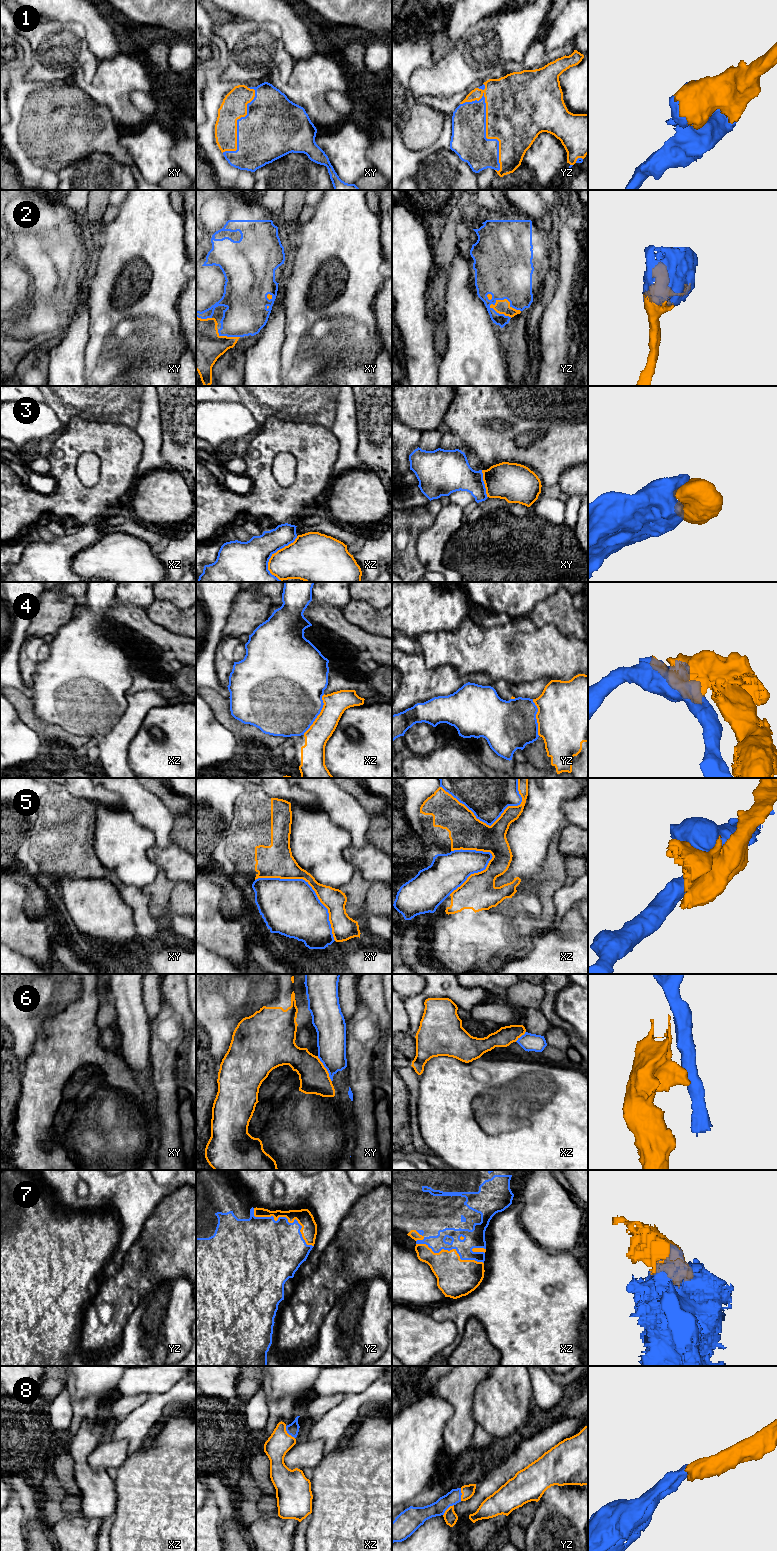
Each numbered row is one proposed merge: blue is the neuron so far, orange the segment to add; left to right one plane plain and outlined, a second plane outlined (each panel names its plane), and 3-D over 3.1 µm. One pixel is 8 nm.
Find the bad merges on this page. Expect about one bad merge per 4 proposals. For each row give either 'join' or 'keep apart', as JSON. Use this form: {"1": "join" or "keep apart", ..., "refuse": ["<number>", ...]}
{"1": "join", "2": "join", "3": "join", "4": "keep apart", "5": "keep apart", "6": "keep apart", "7": "join", "8": "join", "refuse": ["4", "5", "6"]}

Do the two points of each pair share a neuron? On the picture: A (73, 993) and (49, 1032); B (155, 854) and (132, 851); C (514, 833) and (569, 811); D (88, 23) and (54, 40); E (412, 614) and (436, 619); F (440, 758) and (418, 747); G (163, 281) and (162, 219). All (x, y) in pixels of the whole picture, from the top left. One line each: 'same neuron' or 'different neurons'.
A: different neurons
B: different neurons
C: different neurons
D: different neurons
E: same neuron
F: different neurons
G: same neuron

